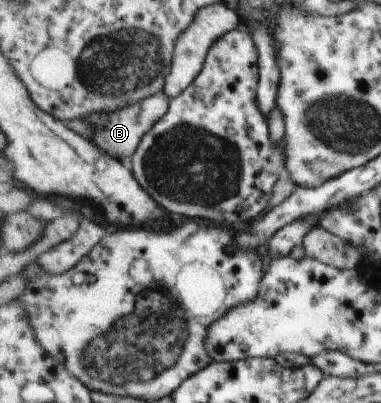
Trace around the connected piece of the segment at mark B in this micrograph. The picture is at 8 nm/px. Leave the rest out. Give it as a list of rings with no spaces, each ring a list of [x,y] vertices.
[[[163,90],[155,94],[155,96],[148,96],[138,103],[130,104],[127,108],[119,110],[119,112],[93,114],[91,118],[87,118],[87,122],[91,122],[93,128],[95,128],[93,142],[95,142],[99,148],[103,148],[103,150],[105,150],[109,156],[113,156],[113,158],[133,156],[133,154],[137,152],[141,140],[143,140],[151,128],[168,113],[170,102],[170,96]]]

